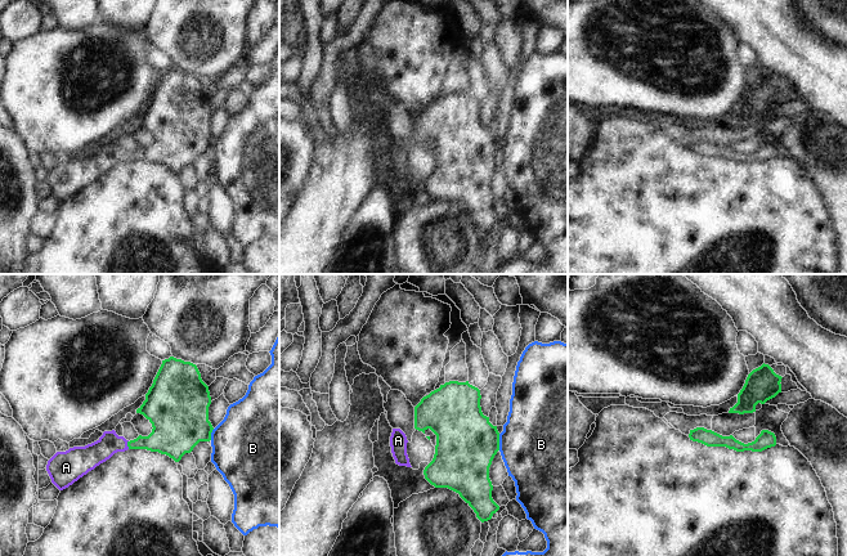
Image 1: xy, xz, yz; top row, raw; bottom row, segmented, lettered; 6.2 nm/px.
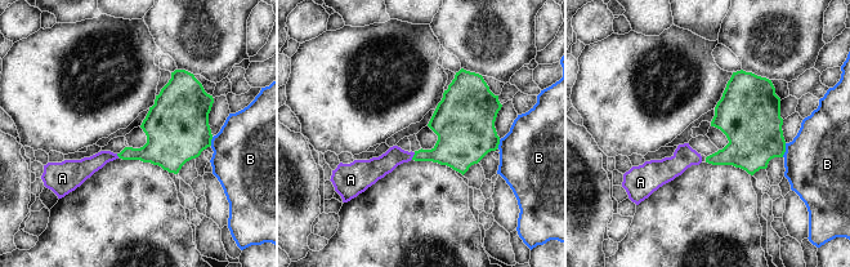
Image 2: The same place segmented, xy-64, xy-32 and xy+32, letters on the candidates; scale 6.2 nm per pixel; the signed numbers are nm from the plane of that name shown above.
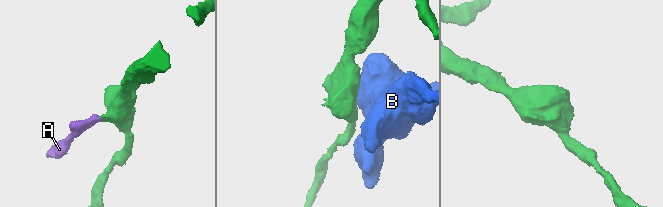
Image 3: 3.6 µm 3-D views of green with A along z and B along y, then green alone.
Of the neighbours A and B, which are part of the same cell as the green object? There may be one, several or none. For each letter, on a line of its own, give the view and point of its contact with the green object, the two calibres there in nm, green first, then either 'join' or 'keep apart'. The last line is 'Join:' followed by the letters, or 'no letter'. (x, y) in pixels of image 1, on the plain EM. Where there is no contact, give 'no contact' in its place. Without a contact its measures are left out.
A: xy (128, 156) | 200/150 nm | join
B: xz (498, 153) | 380/480 nm | keep apart
Join: A

